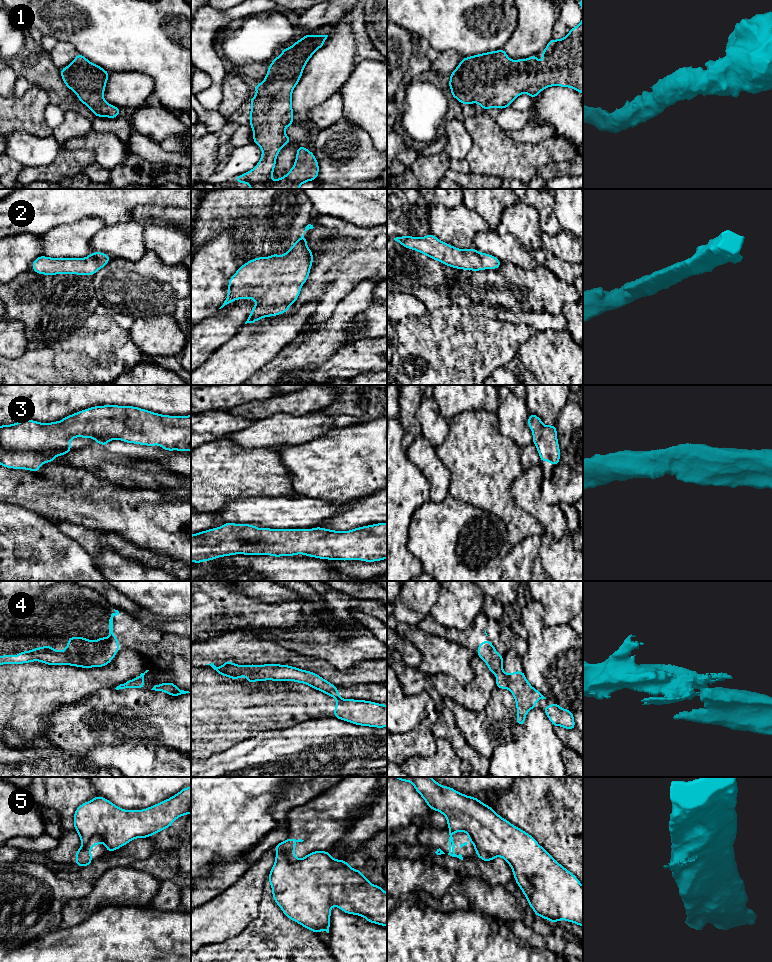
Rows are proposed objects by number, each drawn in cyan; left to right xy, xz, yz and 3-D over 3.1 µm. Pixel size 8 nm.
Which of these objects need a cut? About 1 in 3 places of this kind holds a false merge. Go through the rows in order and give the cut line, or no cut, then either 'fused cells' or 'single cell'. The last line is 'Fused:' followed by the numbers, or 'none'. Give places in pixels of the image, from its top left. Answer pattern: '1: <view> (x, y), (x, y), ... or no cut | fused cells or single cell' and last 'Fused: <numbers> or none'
1: no cut | single cell
2: no cut | single cell
3: no cut | single cell
4: yz (503, 673), (507, 687) | fused cells
5: xz (277, 850), (284, 850), (290, 861), (297, 861), (299, 859) | fused cells
Fused: 4, 5

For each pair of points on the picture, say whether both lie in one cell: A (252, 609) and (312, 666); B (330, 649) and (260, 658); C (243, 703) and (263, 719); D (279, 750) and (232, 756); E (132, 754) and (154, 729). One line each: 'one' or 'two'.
A: two
B: two
C: one
D: one
E: two

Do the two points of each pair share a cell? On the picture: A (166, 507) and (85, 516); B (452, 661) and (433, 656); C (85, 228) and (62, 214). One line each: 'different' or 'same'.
A: same
B: same
C: different

